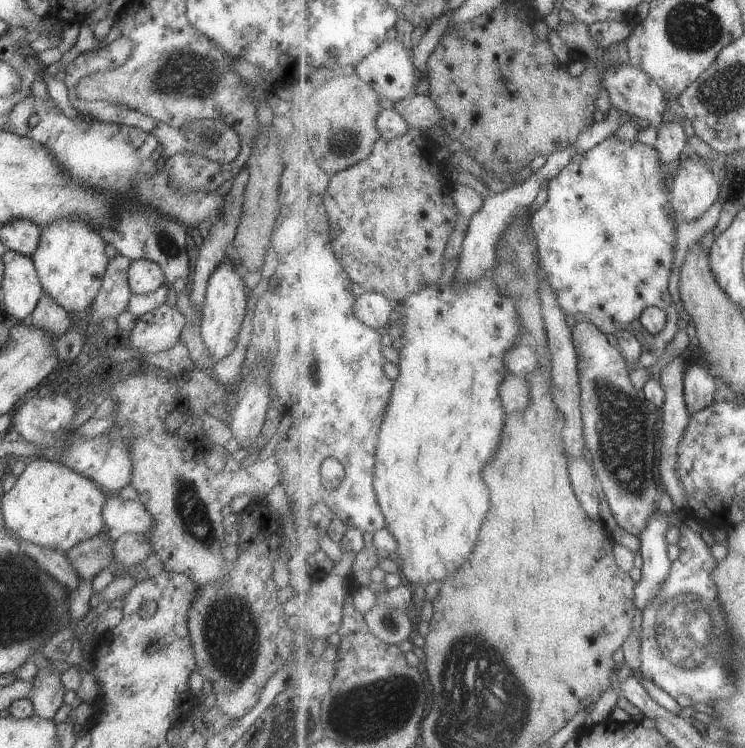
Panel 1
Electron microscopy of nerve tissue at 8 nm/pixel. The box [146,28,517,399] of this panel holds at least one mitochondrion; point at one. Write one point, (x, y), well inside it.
(348, 144)

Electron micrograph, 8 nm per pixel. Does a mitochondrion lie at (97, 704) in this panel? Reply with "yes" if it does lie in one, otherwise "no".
no

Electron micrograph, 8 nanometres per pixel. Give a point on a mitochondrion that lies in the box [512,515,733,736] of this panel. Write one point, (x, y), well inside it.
(685, 632)

